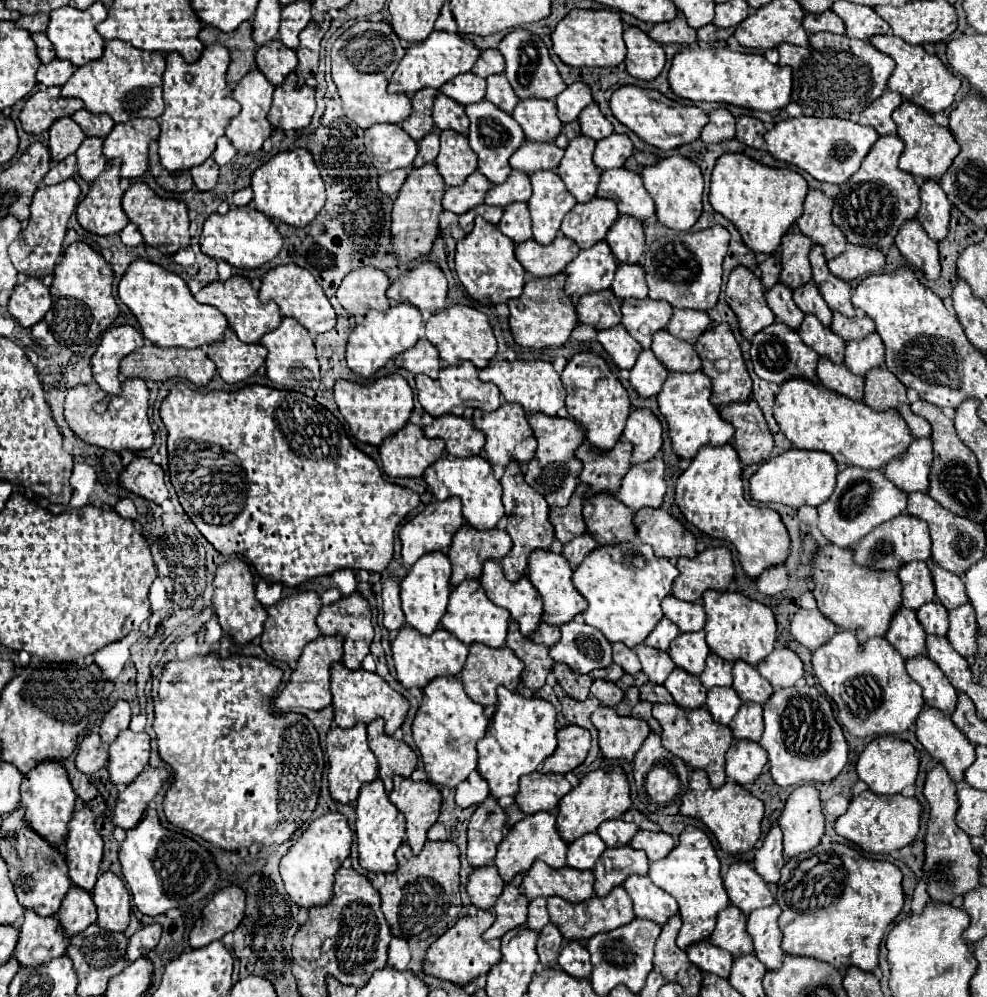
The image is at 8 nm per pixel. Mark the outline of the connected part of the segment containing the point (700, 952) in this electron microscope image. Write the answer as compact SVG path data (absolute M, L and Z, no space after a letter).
M702 941L702 945L694 945L694 949L688 951L688 959L700 971L714 973L714 975L724 977L724 979L730 977L730 967L734 961L734 957L730 957L730 953L710 945L710 941Z

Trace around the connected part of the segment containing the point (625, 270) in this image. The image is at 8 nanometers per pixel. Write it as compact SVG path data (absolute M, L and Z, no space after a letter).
M618 265L612 293L624 301L624 299L646 299L646 275L642 273L642 265Z

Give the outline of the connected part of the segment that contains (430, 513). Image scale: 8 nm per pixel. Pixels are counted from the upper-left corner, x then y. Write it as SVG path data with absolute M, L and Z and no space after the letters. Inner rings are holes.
M450 497L450 501L436 501L430 503L420 515L416 515L414 519L410 519L402 529L400 529L400 541L402 541L402 561L406 567L414 565L422 555L432 553L432 551L442 551L448 553L448 547L452 543L454 533L464 525L464 517L462 517L462 505L458 501L458 497Z

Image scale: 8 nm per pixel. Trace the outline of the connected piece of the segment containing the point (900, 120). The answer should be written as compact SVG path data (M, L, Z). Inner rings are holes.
M902 101L902 105L892 113L892 121L898 127L898 137L904 141L904 151L898 167L926 181L940 179L950 169L950 163L958 155L958 143L954 141L954 135L950 135L950 129L936 125L934 119L924 109L918 109L918 105L910 105L908 101Z

